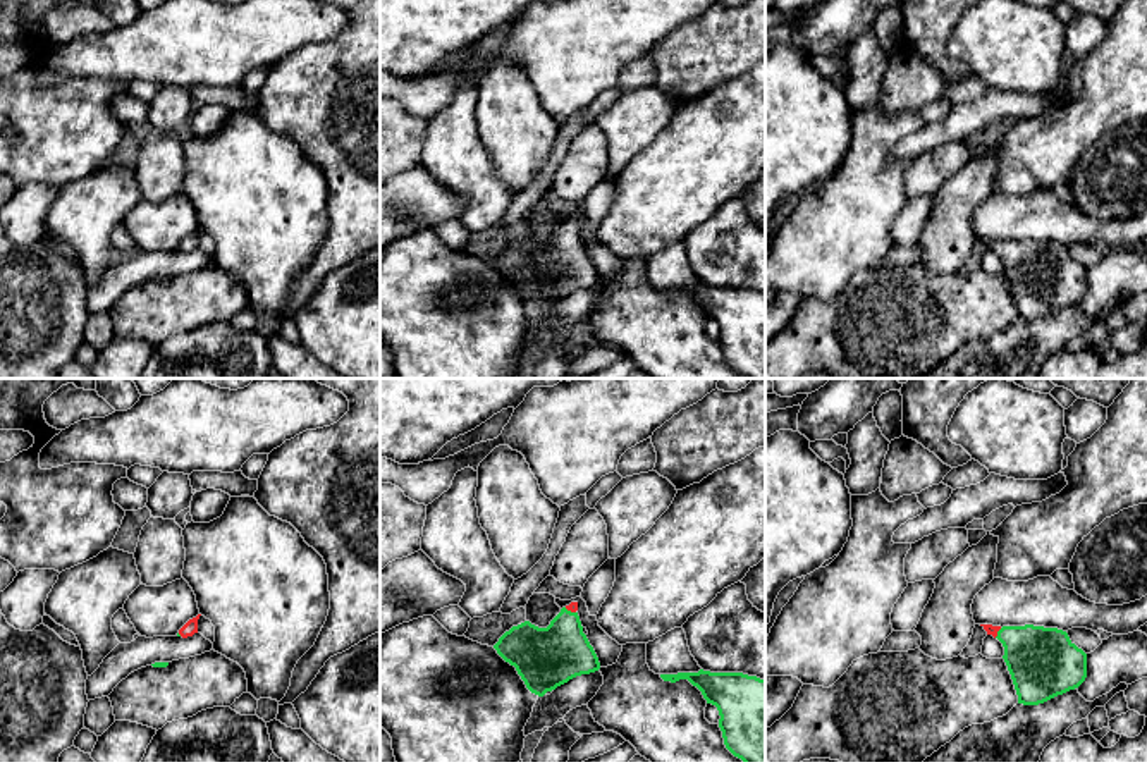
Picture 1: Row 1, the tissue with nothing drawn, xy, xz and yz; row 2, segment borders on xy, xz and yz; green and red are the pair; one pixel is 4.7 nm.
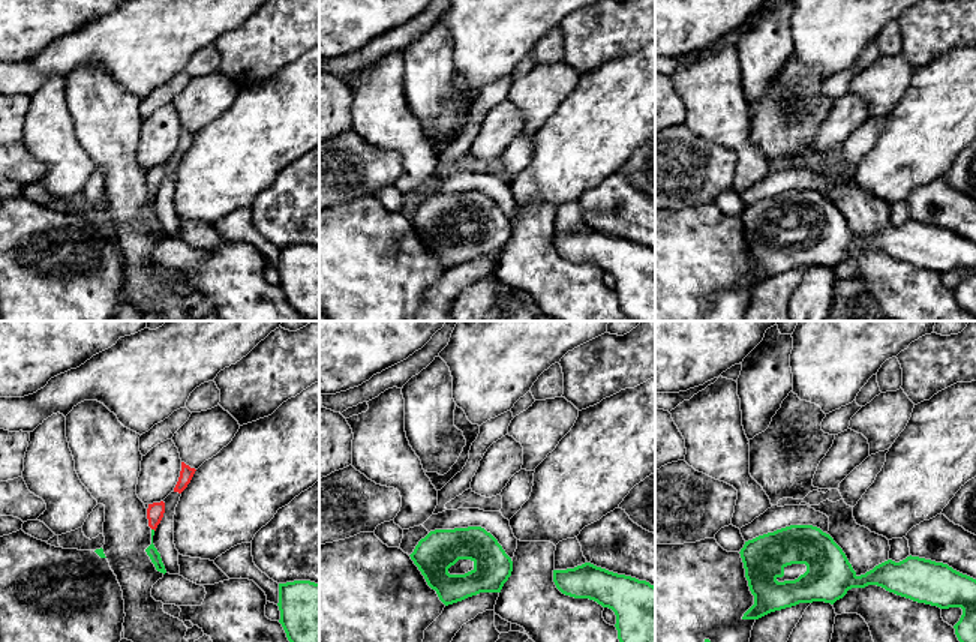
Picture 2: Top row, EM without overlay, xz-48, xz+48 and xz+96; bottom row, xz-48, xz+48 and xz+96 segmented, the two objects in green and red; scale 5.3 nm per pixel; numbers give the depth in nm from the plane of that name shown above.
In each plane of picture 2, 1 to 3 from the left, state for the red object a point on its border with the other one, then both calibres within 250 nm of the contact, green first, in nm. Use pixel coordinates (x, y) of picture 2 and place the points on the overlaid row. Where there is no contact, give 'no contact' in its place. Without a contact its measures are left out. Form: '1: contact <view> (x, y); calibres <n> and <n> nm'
1: no contact
2: no contact
3: no contact

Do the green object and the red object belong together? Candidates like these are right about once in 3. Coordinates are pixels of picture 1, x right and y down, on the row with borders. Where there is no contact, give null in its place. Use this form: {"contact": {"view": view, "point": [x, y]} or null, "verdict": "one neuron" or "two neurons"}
{"contact": {"view": "xz", "point": [570, 611]}, "verdict": "one neuron"}

